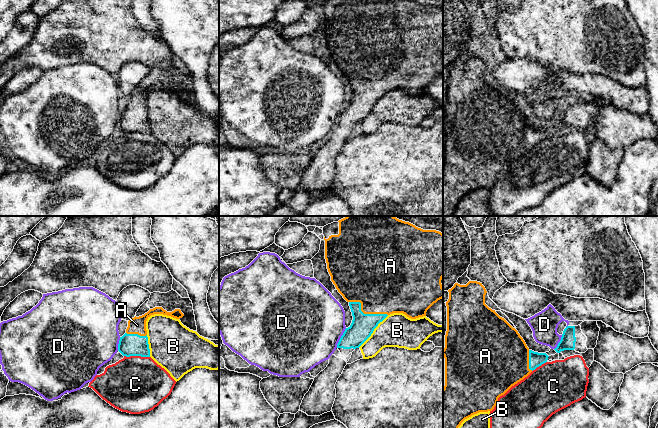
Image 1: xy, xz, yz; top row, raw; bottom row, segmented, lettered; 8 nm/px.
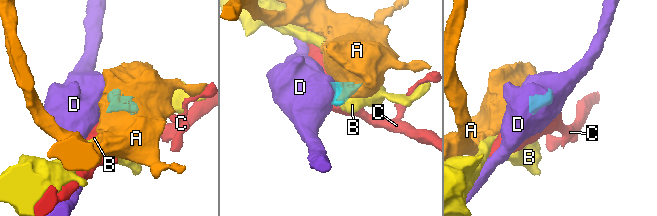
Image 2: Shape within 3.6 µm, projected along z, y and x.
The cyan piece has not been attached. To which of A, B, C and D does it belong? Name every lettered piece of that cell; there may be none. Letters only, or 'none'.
A

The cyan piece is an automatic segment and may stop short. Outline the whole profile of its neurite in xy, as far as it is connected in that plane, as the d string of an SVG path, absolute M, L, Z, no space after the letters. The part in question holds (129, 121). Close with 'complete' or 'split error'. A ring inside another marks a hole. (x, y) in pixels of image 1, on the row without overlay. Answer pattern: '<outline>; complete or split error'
M162 83L150 85L142 92L134 93L128 97L126 109L120 113L118 127L126 133L141 132L150 133L150 125L148 120L146 97L154 90L163 90L180 95L184 92L180 85L167 88Z; split error

